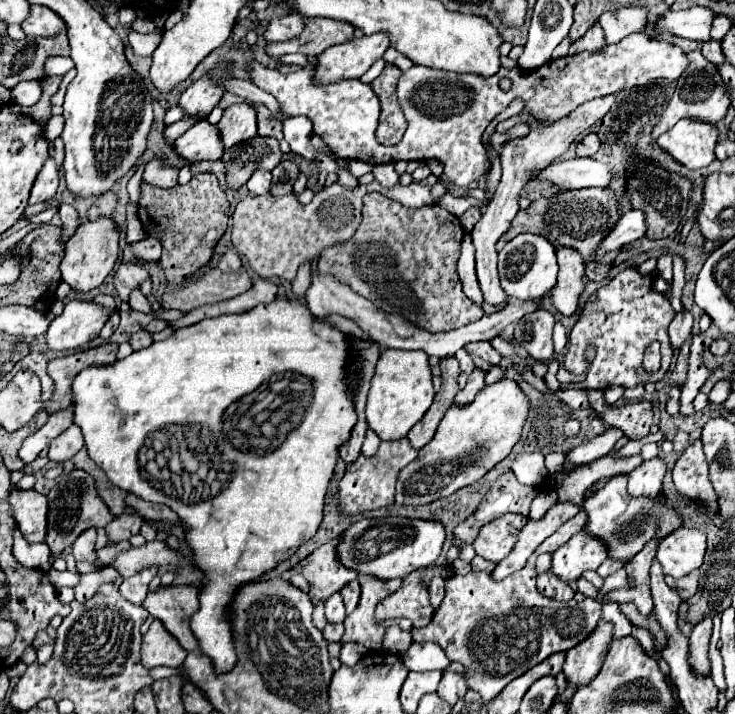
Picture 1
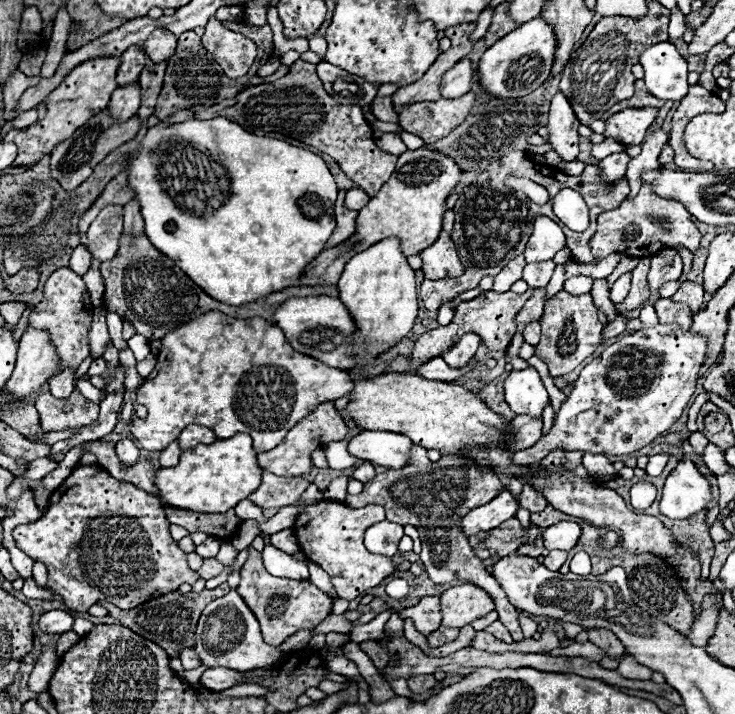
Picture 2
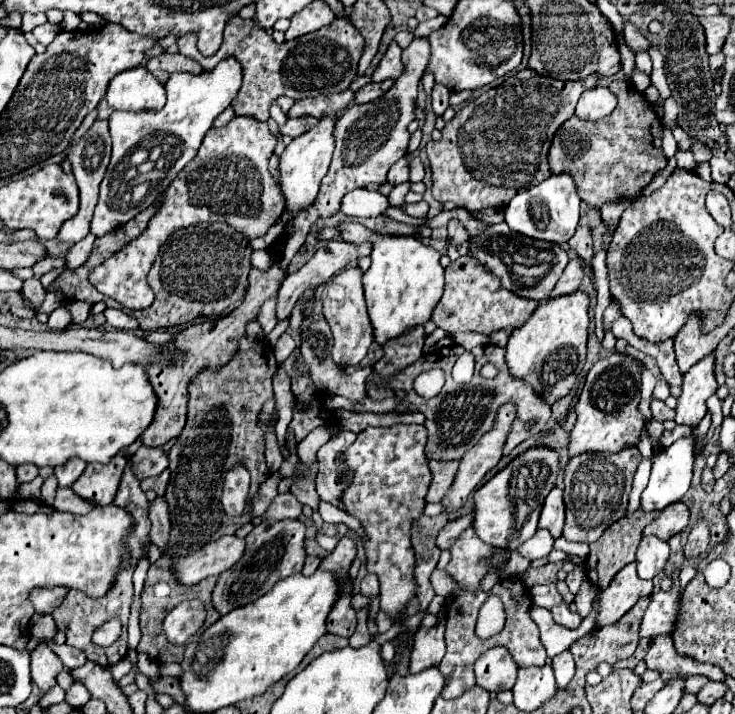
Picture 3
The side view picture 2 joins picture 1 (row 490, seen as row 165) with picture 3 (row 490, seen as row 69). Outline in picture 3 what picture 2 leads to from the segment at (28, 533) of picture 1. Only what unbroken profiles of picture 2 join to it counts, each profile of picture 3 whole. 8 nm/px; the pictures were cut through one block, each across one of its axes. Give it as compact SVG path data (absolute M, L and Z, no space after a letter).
M118 452L108 464L88 464L72 488L78 496L94 500L98 506L106 506L114 502L124 466L126 458L122 452Z

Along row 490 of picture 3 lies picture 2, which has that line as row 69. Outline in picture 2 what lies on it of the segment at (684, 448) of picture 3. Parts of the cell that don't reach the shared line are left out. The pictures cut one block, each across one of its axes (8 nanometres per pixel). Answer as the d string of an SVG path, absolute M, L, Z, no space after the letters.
M670 42L648 46L640 54L644 82L650 94L662 100L682 100L688 94L686 60Z

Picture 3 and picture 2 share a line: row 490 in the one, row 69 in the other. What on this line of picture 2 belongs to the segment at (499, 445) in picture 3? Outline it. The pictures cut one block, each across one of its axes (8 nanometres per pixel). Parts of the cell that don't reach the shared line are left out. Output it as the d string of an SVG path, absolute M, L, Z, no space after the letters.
M462 58L462 62L458 62L456 66L452 66L444 76L442 76L442 84L440 84L440 92L442 98L458 98L466 92L470 92L472 86L472 62Z

